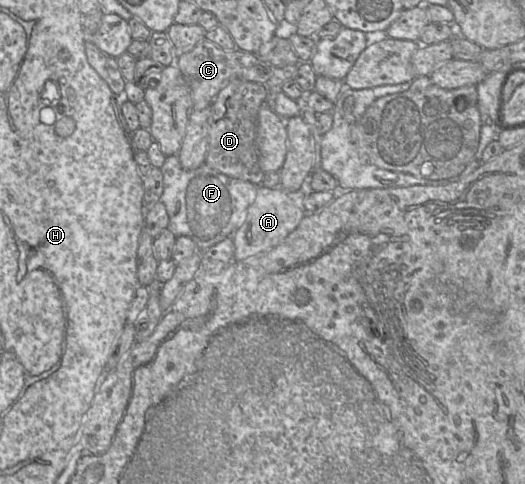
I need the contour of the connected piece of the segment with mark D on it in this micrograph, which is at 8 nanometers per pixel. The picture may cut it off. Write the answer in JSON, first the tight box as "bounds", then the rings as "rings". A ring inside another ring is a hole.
{"bounds":[205,80,267,186],"rings":[[[232,80],[217,94],[209,118],[209,149],[205,160],[209,167],[232,178],[257,186],[262,184],[265,172],[258,161],[256,133],[259,109],[266,103],[267,92],[265,84]]]}

